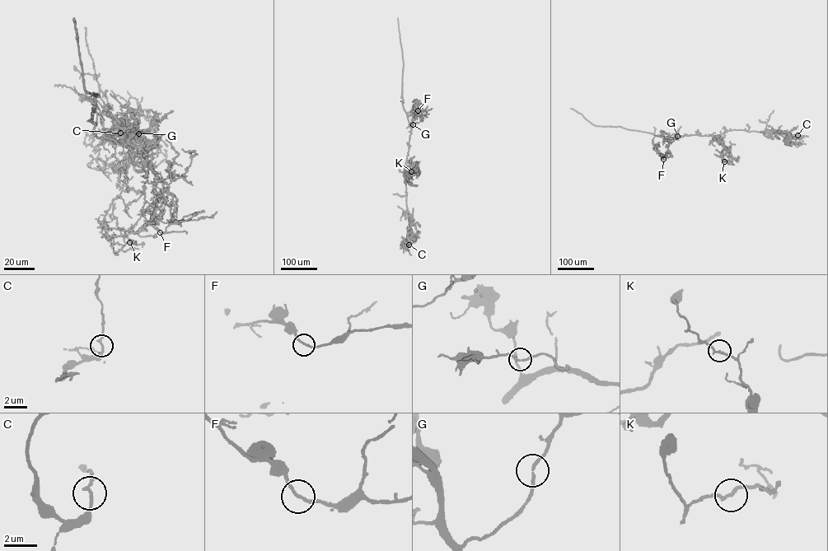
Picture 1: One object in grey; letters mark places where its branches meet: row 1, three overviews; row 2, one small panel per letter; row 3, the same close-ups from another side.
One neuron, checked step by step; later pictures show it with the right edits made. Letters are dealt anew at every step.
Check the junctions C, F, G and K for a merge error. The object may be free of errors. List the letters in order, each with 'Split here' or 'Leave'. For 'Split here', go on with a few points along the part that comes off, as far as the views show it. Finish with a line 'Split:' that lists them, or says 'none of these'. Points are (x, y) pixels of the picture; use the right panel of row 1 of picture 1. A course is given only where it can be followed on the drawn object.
C: Leave
F: Leave
G: Leave
K: Leave
Split: none of these

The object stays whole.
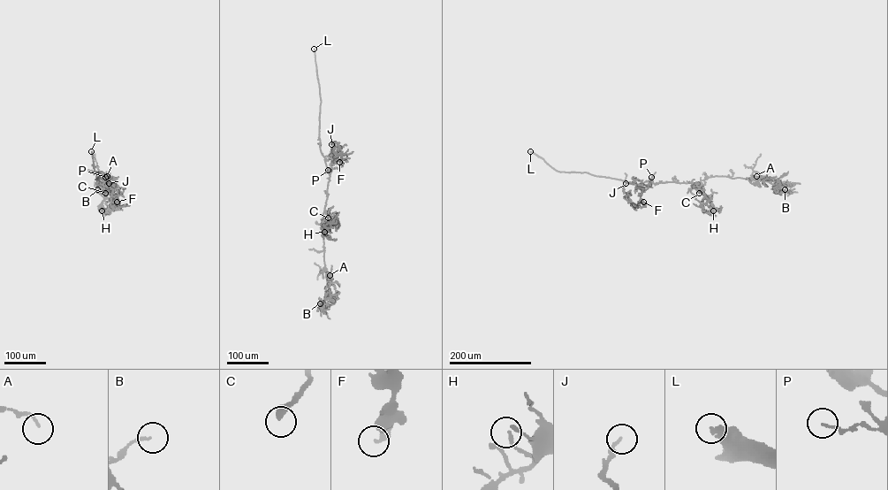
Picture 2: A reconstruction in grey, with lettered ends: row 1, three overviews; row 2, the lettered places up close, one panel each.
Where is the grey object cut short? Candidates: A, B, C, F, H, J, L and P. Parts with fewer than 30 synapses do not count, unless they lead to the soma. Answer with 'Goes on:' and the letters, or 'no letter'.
Goes on: C, L

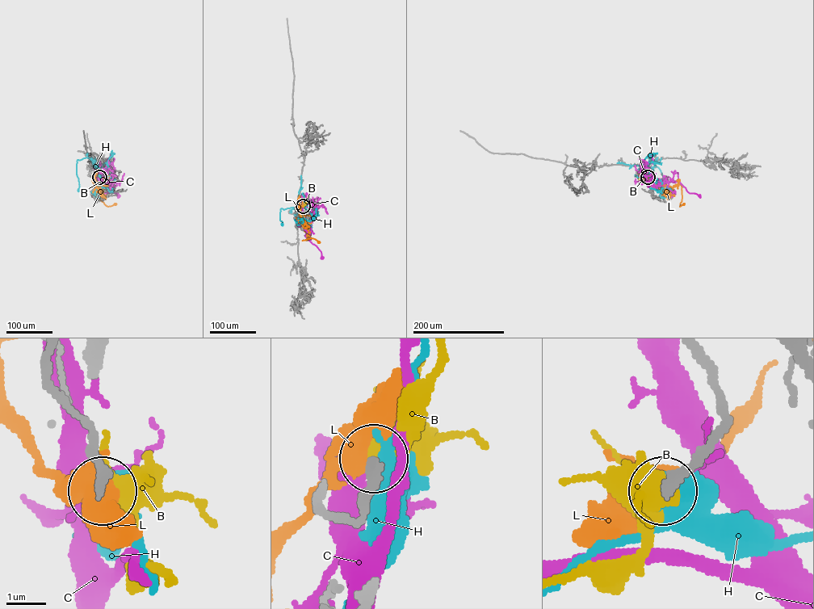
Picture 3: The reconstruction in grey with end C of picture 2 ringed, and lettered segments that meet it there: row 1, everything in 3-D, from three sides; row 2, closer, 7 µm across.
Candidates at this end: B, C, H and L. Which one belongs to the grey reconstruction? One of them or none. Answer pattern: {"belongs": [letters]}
{"belongs": ["B"]}

